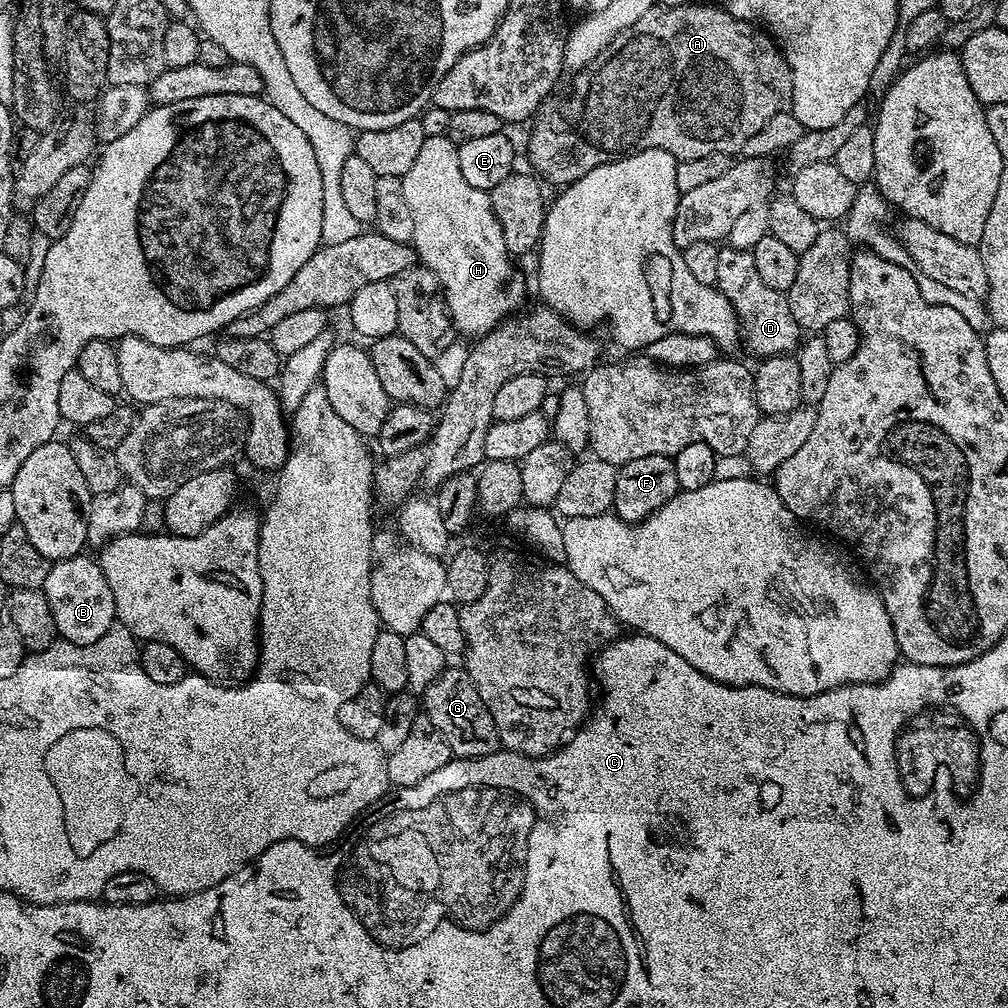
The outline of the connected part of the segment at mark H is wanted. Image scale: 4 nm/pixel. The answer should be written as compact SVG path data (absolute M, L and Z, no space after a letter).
M425 136L414 166L406 170L400 185L402 194L406 194L406 206L410 206L410 214L414 218L414 234L410 243L416 249L419 263L438 278L453 329L459 335L461 332L464 336L479 338L517 311L515 308L524 300L524 280L512 265L514 257L502 238L502 226L492 209L491 195L466 182L462 169L458 167L456 149L457 145L447 136Z

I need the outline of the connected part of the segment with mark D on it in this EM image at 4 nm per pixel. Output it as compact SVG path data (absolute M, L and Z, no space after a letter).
M731 246L721 247L718 254L718 278L715 287L734 306L736 315L740 317L742 344L756 355L787 356L795 353L802 343L802 329L794 322L794 314L790 314L790 302L787 295L773 290L762 282L758 270L754 267L751 251L736 249Z

